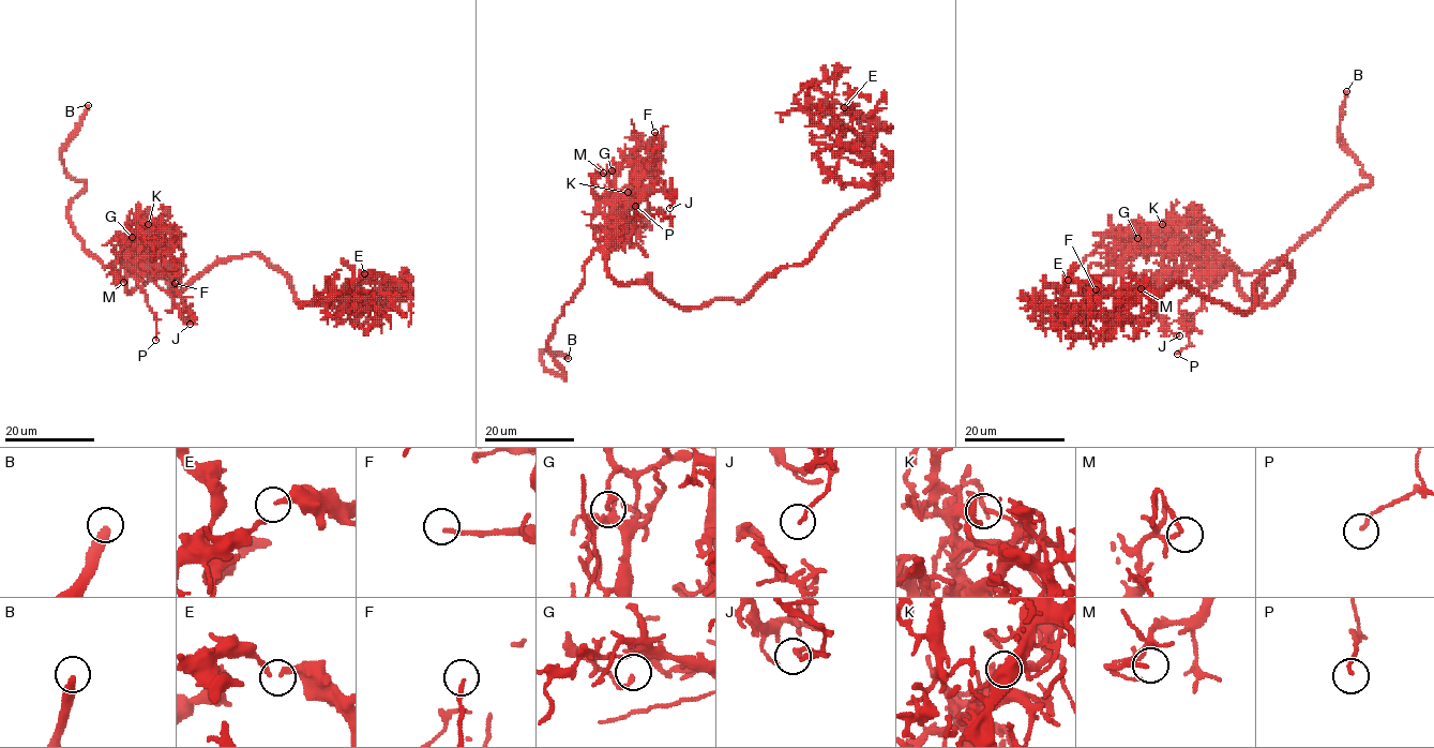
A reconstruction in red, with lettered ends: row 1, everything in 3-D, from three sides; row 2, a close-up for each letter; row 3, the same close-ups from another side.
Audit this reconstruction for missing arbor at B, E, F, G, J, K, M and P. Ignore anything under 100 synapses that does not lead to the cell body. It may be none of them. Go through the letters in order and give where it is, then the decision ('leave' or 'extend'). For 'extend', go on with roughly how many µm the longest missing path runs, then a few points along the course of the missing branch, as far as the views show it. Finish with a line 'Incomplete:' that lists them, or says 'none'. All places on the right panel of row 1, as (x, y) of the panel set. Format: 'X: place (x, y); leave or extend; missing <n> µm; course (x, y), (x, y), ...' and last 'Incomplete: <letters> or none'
B: place (1346, 91); extend; missing 25 µm; course (1346, 91), (1345, 76), (1330, 57), (1321, 33), (1307, 20), (1296, 24), (1294, 20)
E: place (1068, 280); leave
F: place (1096, 289); leave
G: place (1137, 238); leave
J: place (1179, 335); leave
K: place (1162, 224); leave
M: place (1141, 288); leave
P: place (1177, 354); leave
Incomplete: B

